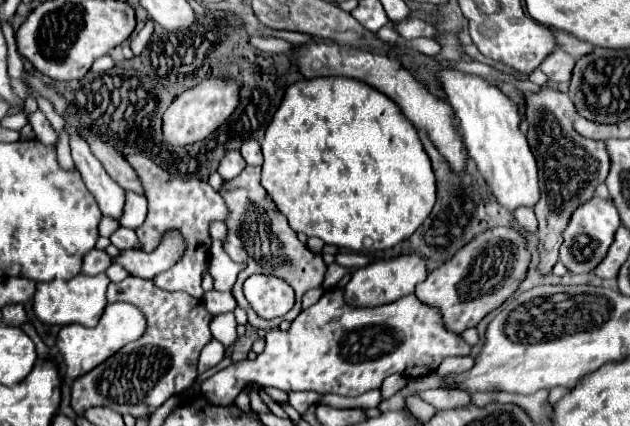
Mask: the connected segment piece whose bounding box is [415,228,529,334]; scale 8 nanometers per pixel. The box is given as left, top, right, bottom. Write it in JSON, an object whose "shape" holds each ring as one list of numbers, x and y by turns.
{"shape":[[493,228,479,234,465,248,461,248,457,256,433,270,425,282,415,288,415,296,421,298,423,304,439,310,445,328,461,334,465,328,477,326,487,312,503,304,517,290,525,276,527,264,529,252,525,250,523,236,519,236,513,228]]}

